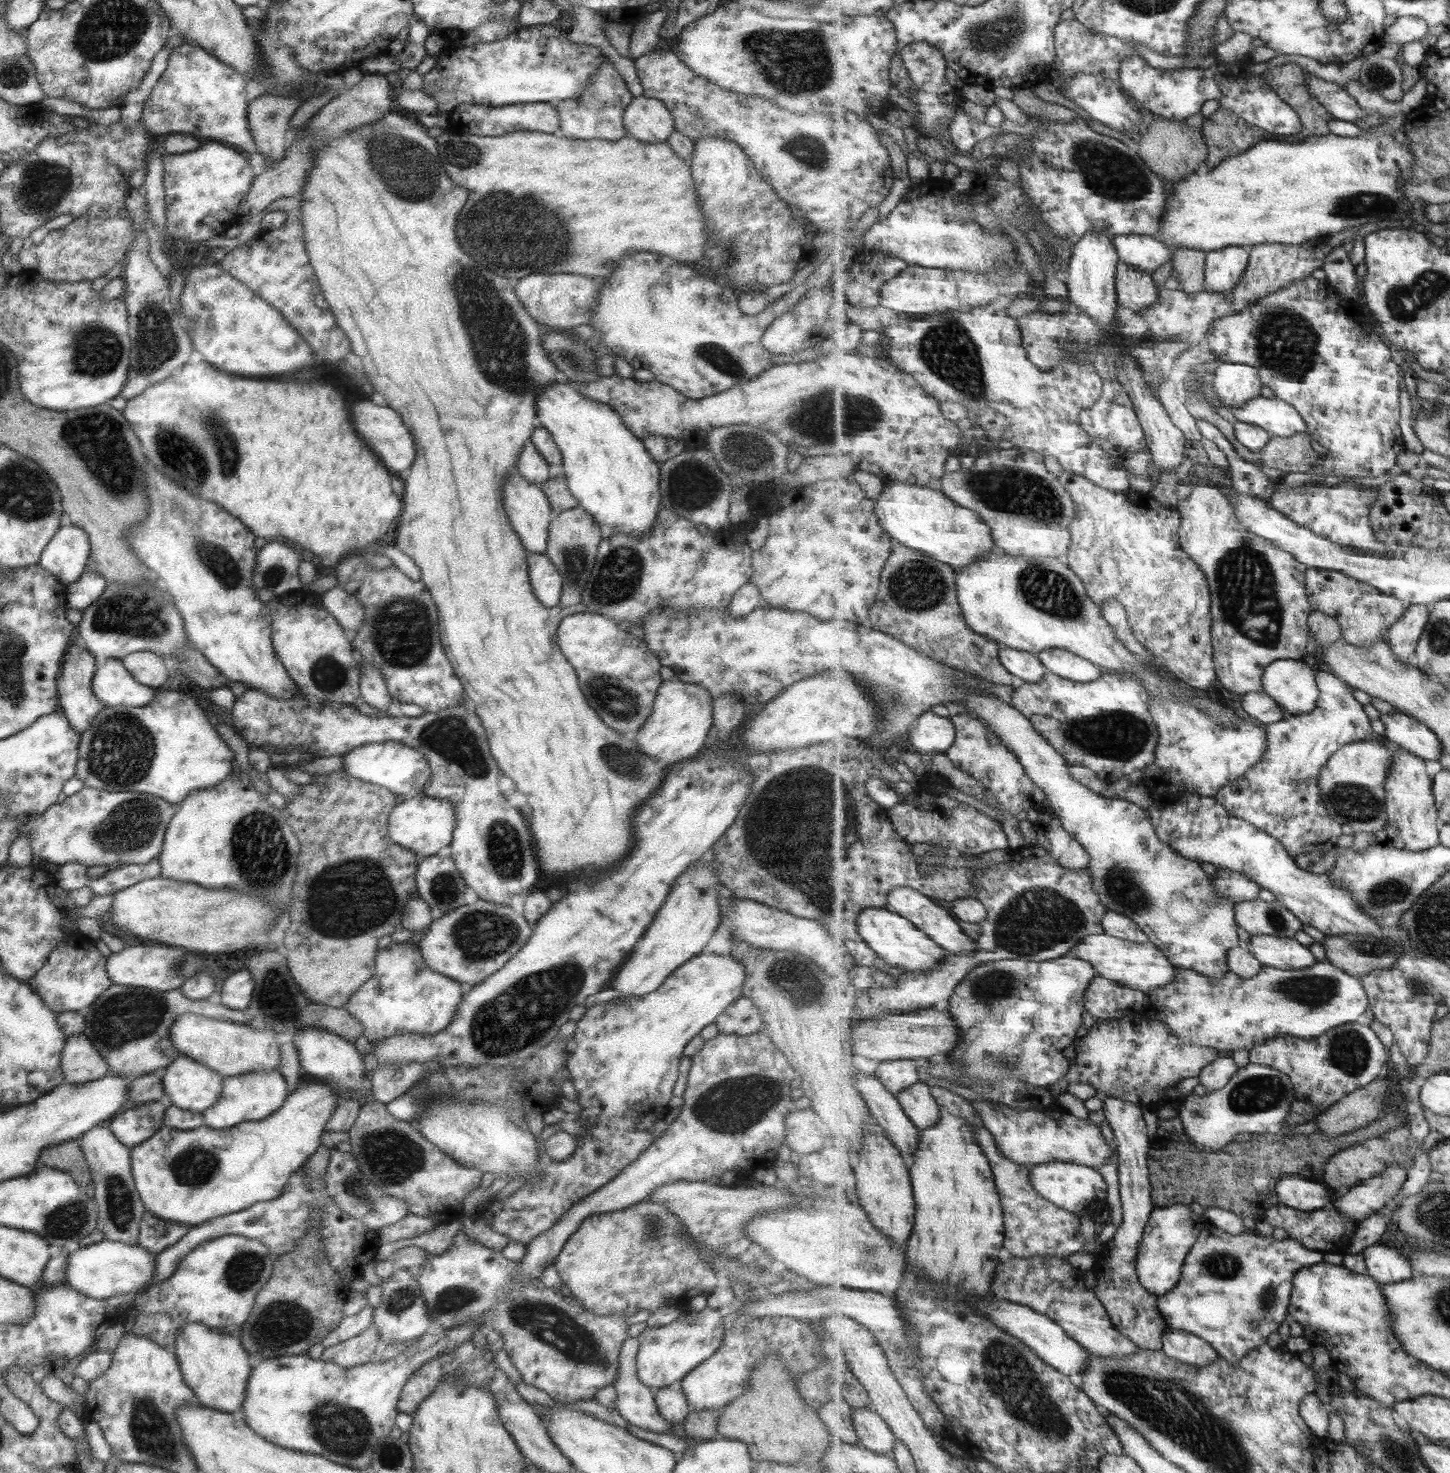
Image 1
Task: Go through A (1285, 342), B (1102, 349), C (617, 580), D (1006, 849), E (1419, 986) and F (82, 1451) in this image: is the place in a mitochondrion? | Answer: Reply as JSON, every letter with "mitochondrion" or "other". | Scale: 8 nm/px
{"A":"mitochondrion","B":"mitochondrion","C":"mitochondrion","D":"other","E":"mitochondrion","F":"other"}

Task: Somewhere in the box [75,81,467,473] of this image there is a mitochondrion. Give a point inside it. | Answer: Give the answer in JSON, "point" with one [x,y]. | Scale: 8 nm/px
{"point":[408,171]}

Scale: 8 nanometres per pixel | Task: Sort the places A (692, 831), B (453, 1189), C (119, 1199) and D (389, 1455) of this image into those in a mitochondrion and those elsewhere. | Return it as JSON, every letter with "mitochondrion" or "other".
{"A":"other","B":"other","C":"mitochondrion","D":"mitochondrion"}

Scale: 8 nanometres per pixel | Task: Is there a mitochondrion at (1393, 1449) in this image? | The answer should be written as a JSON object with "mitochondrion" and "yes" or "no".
{"mitochondrion":"yes"}

